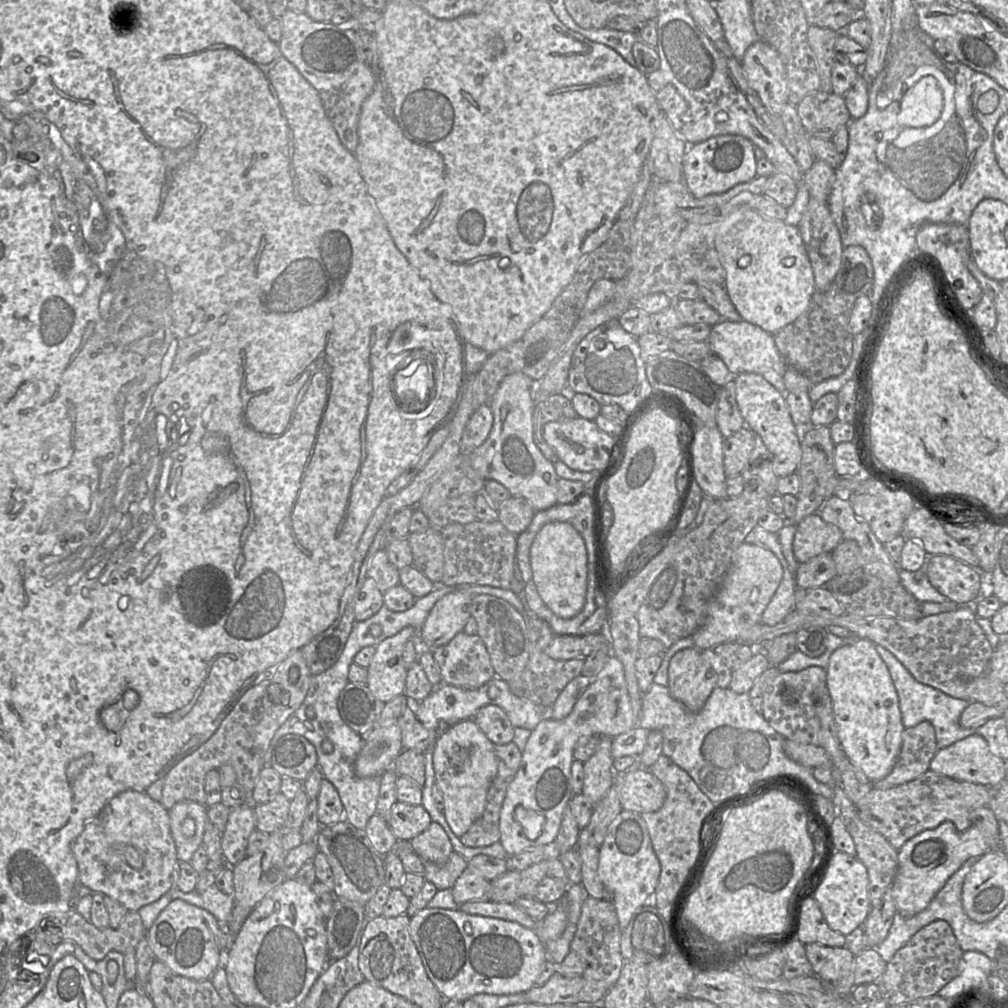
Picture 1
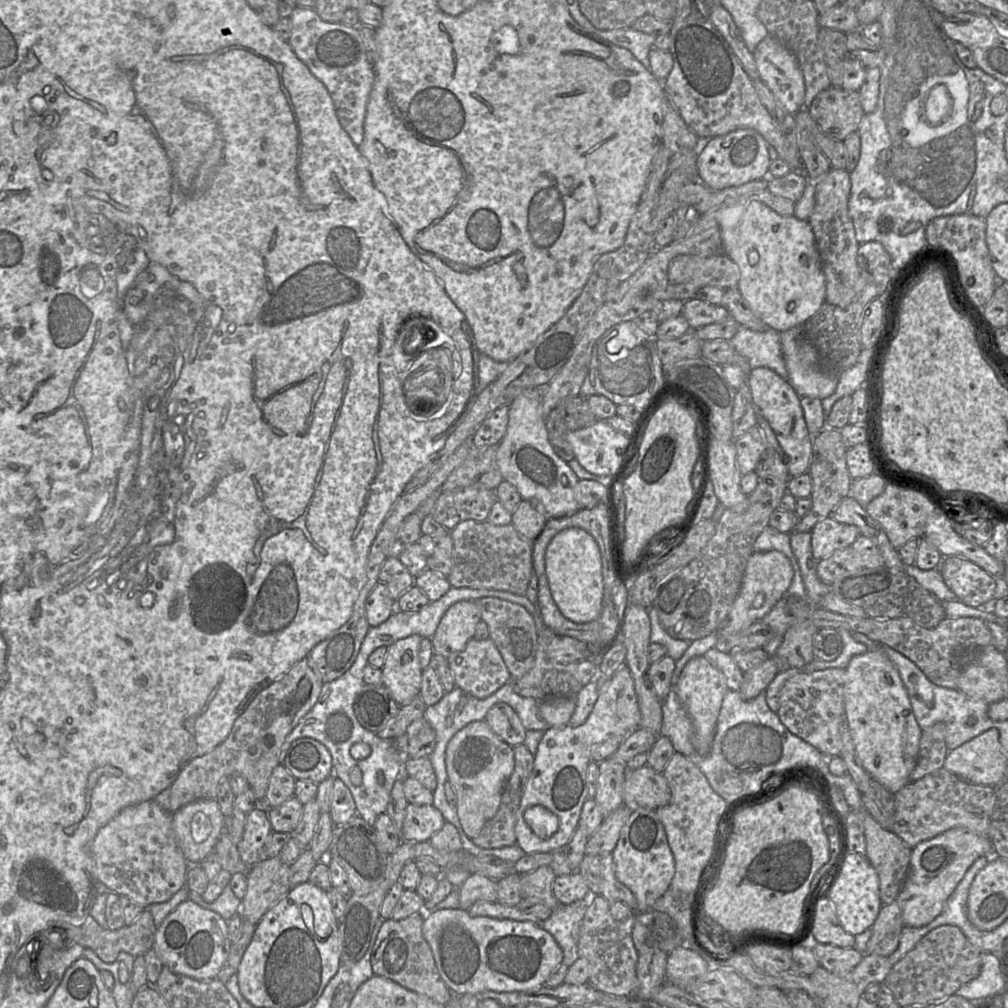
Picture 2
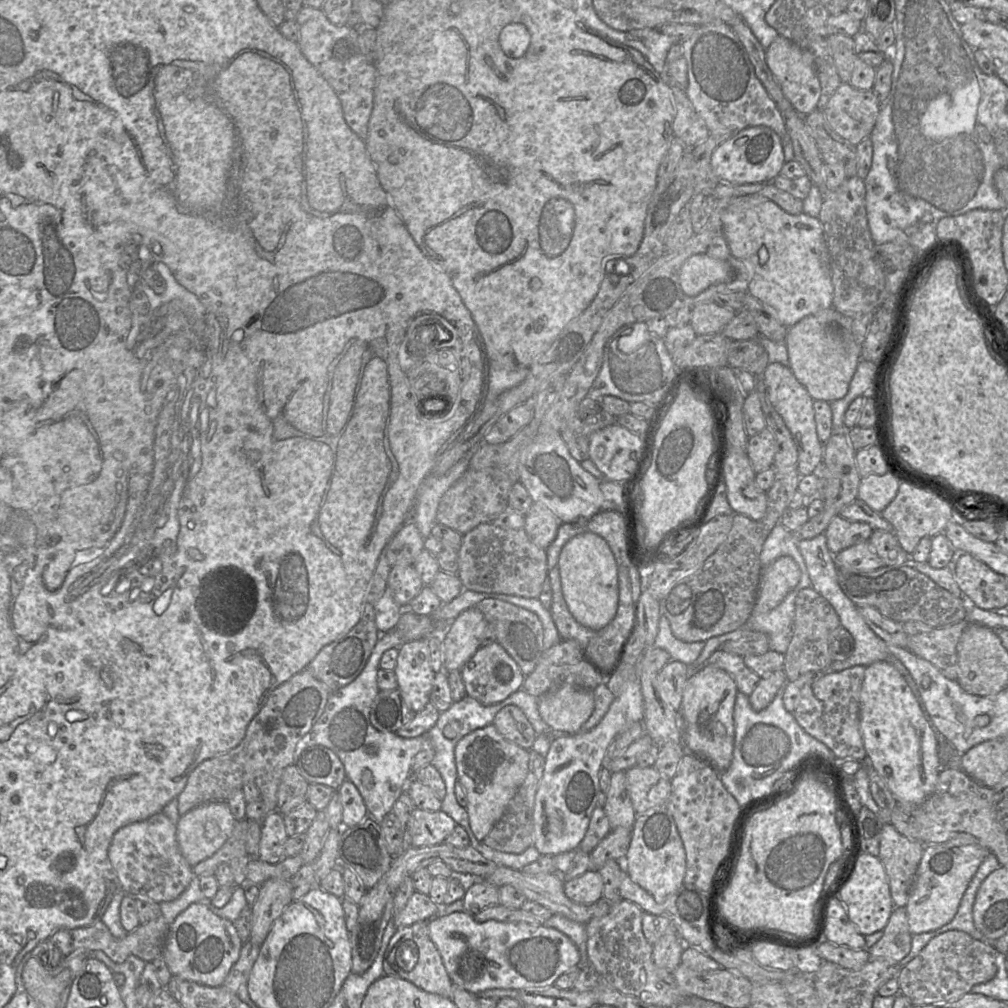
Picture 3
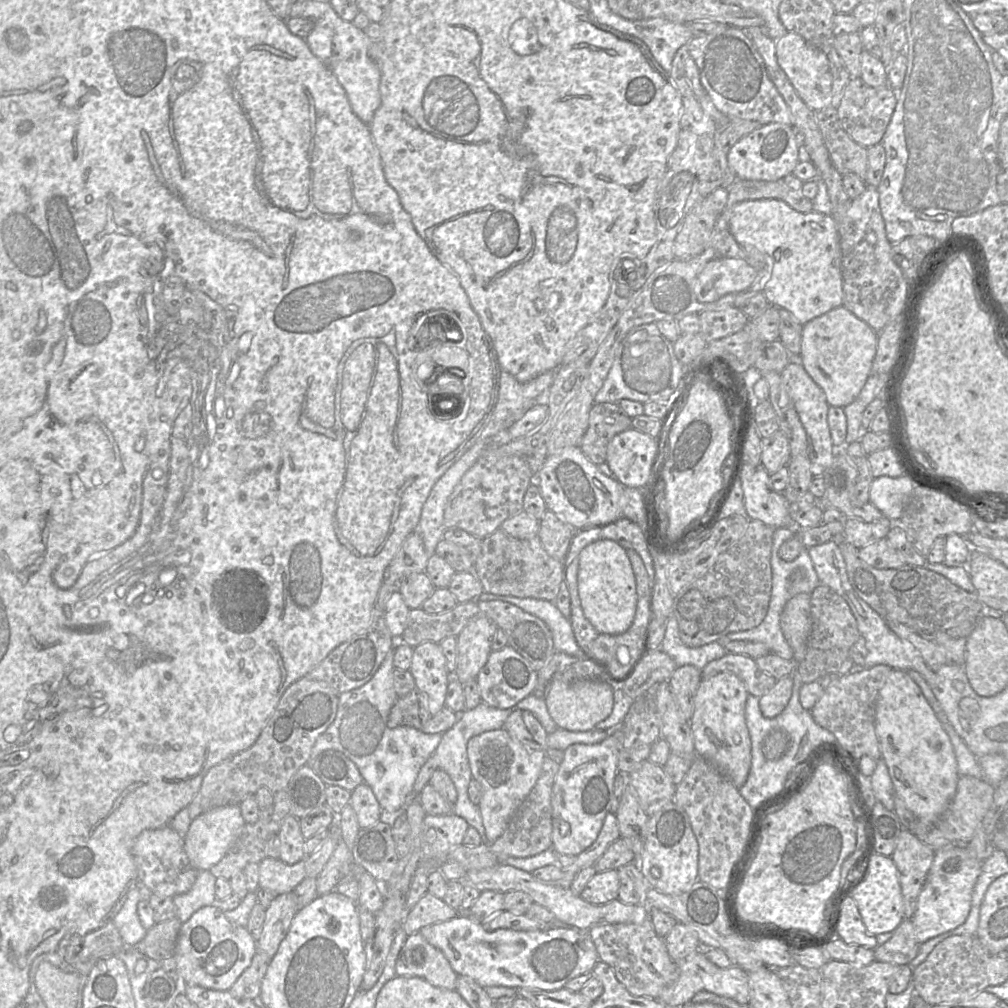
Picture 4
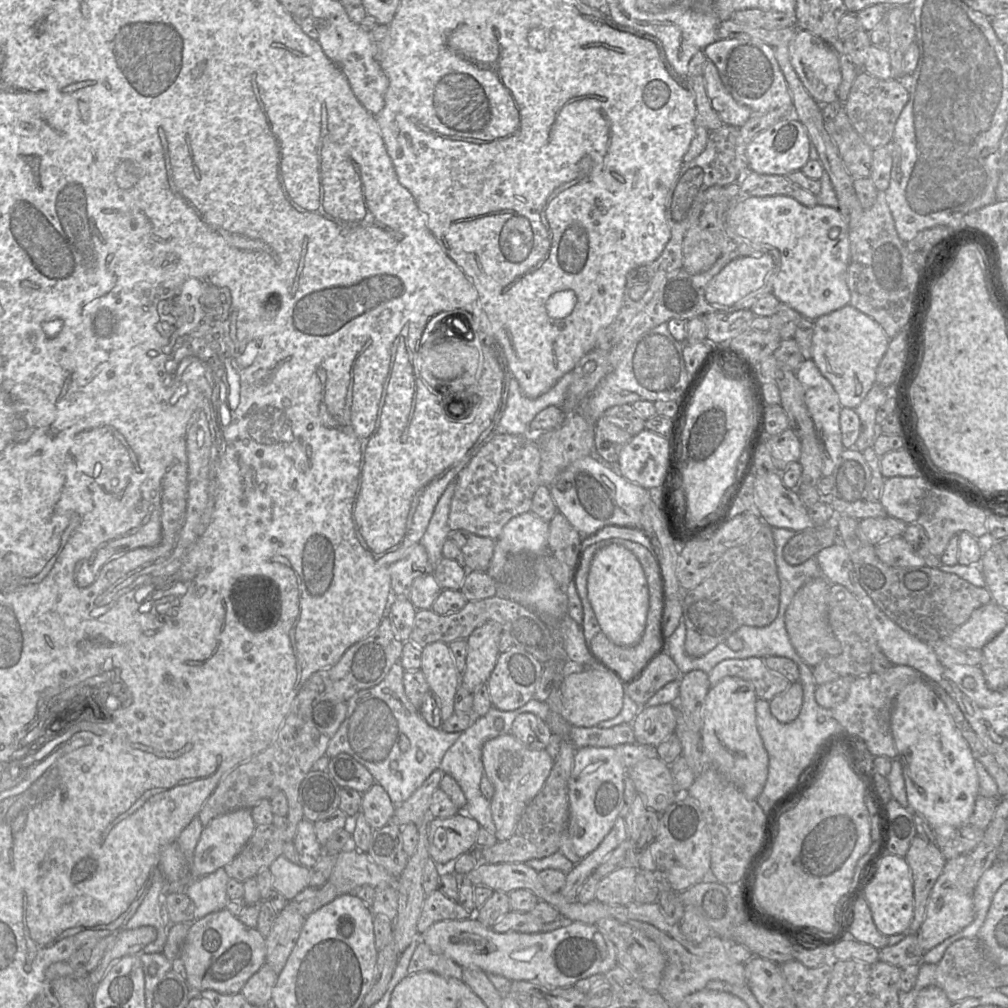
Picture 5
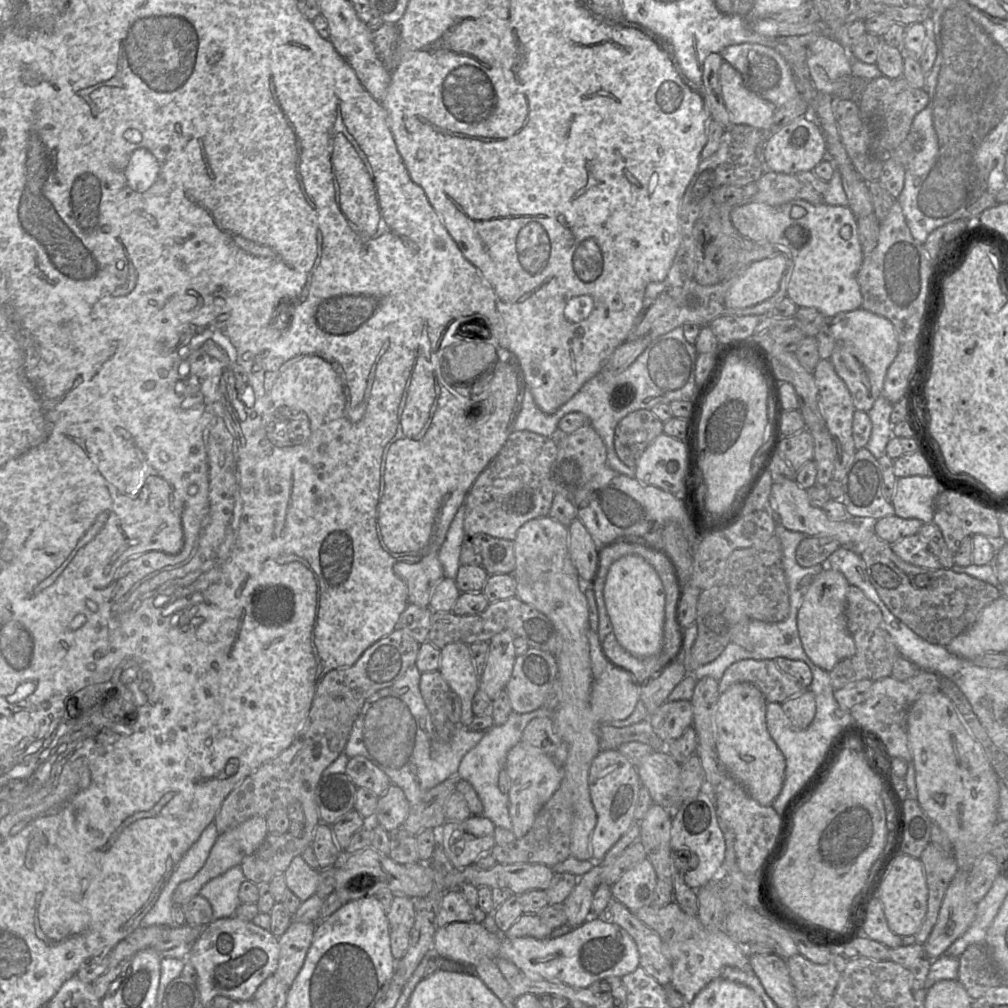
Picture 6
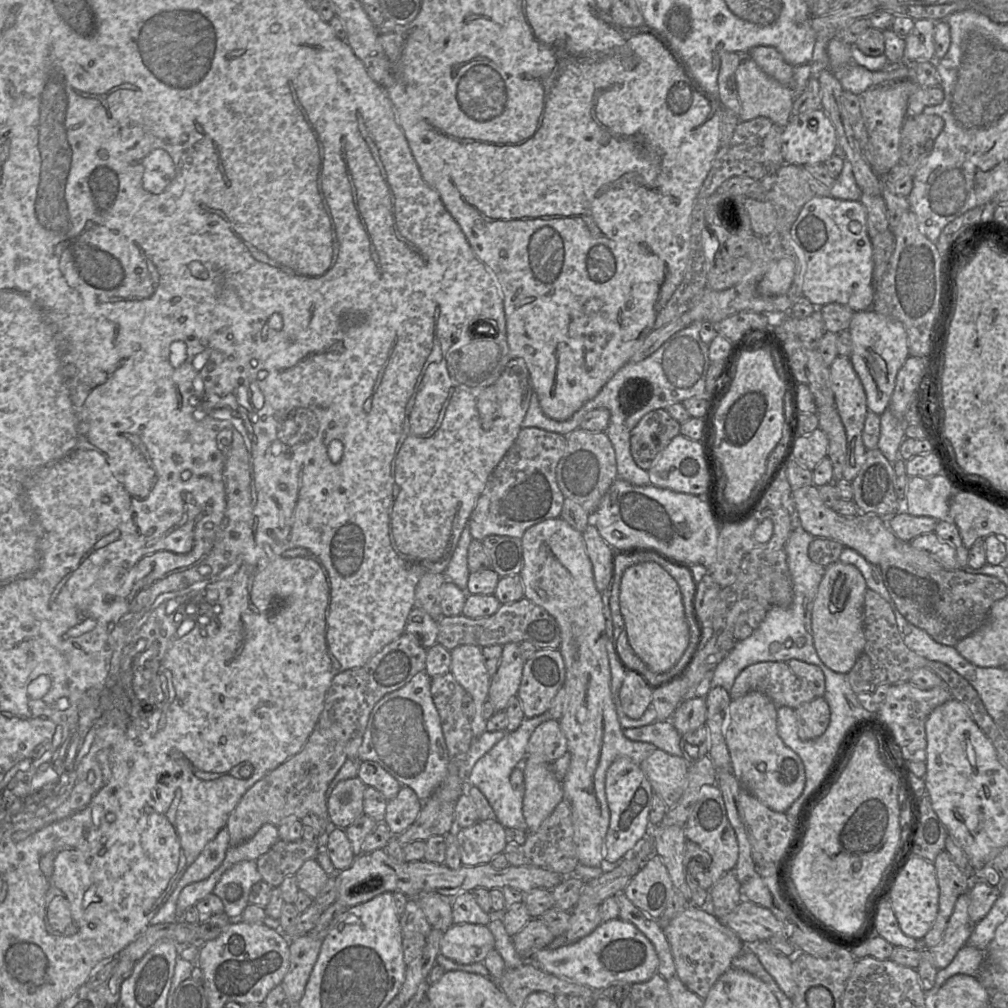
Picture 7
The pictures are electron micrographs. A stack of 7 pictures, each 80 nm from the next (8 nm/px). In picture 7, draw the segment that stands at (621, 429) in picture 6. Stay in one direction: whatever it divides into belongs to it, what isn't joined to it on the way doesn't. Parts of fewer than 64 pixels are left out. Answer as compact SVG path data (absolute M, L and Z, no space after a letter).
M665 409L646 413L630 435L630 452L635 463L648 470L657 455L680 434L681 423Z

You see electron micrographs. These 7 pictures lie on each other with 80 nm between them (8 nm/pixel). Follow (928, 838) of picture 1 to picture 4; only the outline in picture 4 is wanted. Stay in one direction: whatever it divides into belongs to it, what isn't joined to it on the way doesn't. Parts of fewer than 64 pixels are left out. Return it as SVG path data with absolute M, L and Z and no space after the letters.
M967 846L945 847L935 851L925 884L918 897L916 910L910 919L919 944L949 932L965 922L971 909L972 893L981 866L982 864L969 853Z

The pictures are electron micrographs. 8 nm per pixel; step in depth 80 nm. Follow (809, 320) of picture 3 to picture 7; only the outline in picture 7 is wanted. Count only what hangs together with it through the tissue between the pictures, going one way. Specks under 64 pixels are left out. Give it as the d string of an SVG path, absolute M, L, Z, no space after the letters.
M869 309L854 313L847 334L851 344L849 360L863 385L867 409L880 415L889 408L896 376L910 356L905 328L898 320Z

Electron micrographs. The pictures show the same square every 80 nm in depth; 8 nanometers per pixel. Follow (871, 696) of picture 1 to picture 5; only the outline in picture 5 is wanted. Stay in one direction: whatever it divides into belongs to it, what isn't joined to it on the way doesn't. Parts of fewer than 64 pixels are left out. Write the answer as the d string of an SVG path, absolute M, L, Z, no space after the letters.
M917 680L896 696L890 718L897 758L901 762L909 807L932 827L960 827L969 820L980 785L974 756L955 728L945 704L935 693L933 683Z

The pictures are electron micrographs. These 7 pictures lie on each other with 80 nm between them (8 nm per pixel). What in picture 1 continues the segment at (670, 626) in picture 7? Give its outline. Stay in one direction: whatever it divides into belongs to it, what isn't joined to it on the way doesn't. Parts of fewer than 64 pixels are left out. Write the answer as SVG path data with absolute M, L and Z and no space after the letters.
M552 522L541 527L530 547L531 581L543 603L557 616L577 616L586 602L588 553L585 541L568 523Z

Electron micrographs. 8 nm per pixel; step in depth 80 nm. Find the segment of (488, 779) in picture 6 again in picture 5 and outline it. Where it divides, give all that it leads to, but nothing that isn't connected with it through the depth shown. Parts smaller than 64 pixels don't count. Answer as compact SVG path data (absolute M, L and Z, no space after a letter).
M535 698L512 711L502 711L491 707L485 715L476 717L470 726L460 733L458 739L445 753L440 764L439 769L457 781L466 797L465 807L460 809L460 812L464 812L467 816L475 819L481 828L493 834L495 833L495 824L491 813L491 801L480 790L481 781L486 777L482 763L482 748L488 740L510 733L515 718L525 712L532 713L546 721L551 708L547 702Z

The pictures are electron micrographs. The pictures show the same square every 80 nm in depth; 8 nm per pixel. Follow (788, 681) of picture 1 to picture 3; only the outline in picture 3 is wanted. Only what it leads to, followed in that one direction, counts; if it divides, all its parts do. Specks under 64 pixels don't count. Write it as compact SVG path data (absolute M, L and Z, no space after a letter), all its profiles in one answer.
M855 666L814 678L800 688L794 710L788 710L799 726L822 742L835 758L864 760L866 757L859 728L860 690L866 668Z

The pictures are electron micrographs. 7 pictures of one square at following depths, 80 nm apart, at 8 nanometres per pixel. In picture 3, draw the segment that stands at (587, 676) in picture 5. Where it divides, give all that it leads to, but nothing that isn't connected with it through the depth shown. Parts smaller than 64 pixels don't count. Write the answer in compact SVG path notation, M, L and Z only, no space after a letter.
M563 685L538 699L538 711L552 732L580 733L594 710L591 690Z

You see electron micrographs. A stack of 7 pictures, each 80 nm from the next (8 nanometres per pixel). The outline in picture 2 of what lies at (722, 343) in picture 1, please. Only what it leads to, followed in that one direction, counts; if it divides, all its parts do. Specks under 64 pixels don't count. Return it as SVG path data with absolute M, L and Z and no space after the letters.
M740 327L729 341L738 353L748 360L752 368L767 367L782 378L788 378L781 334L778 331L755 331Z

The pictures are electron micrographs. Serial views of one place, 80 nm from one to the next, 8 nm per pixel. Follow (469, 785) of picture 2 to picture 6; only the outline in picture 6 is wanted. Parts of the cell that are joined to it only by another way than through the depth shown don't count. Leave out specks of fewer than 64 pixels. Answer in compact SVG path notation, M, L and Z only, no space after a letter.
M521 743L512 747L507 753L503 770L510 779L510 787L506 792L511 819L510 830L520 838L530 830L539 810L559 788L562 771L553 757Z

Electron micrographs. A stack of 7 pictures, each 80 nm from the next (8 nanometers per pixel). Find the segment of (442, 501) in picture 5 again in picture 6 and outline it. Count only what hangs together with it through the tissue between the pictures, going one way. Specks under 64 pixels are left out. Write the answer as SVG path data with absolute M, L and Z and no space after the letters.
M464 508L457 511L446 536L444 543L436 555L444 571L446 578L456 579L461 566L460 554L464 541L467 539L463 528Z

